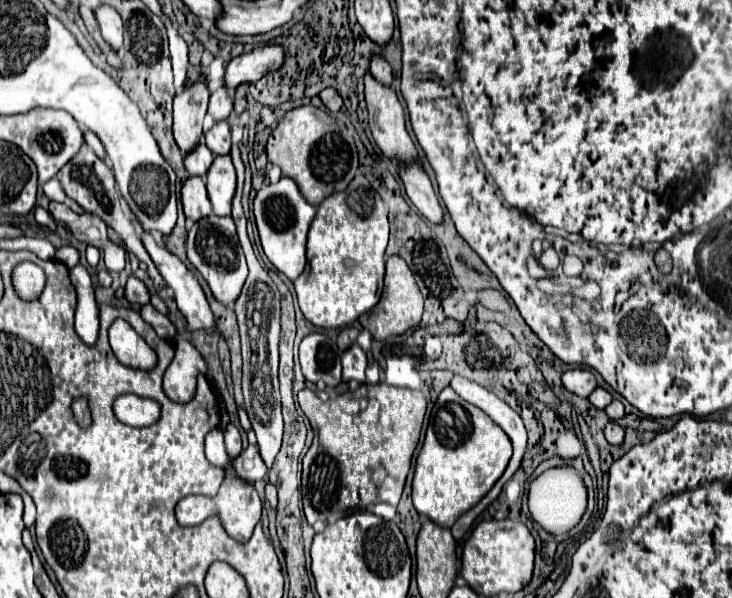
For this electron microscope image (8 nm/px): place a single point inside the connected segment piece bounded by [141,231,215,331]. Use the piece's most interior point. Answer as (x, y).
(191, 300)

